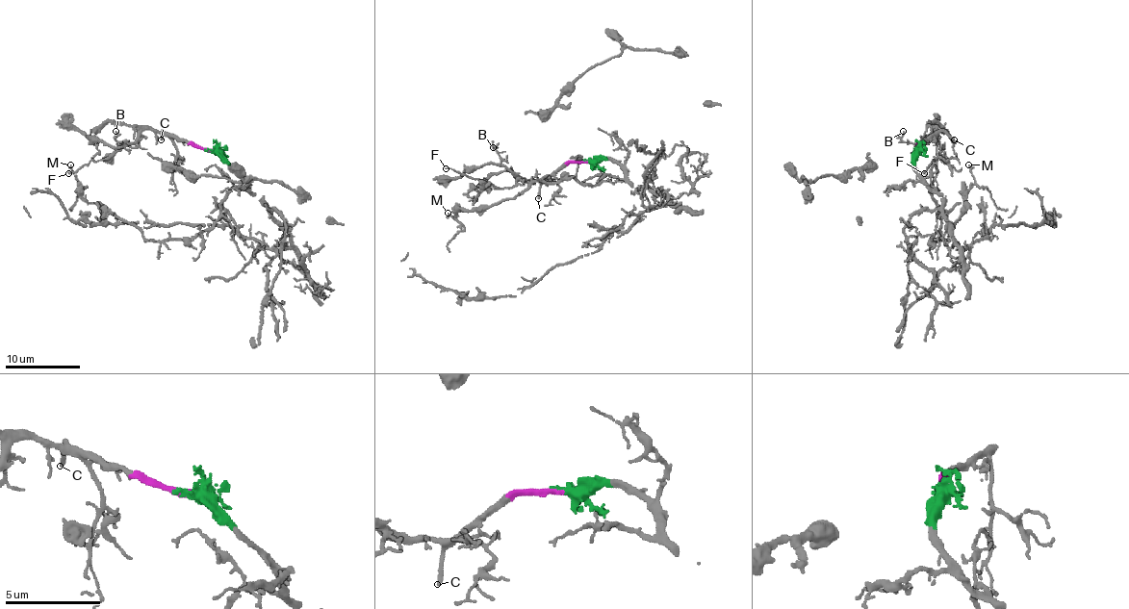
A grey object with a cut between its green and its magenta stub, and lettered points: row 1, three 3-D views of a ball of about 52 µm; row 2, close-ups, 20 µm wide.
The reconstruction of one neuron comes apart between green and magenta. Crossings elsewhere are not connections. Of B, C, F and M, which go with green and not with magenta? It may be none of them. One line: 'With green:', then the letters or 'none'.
With green: M

